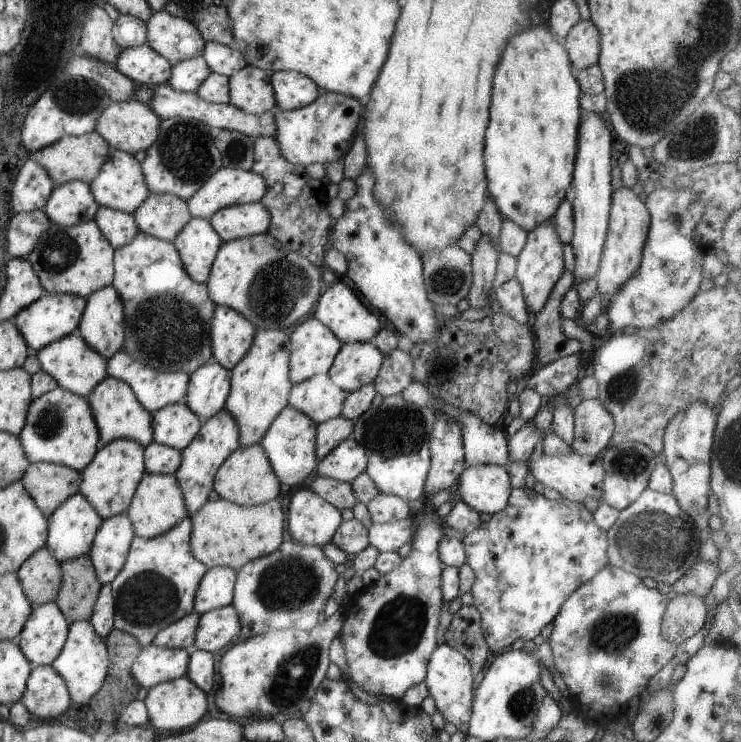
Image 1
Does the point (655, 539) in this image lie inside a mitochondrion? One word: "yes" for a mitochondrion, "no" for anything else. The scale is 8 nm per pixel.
yes

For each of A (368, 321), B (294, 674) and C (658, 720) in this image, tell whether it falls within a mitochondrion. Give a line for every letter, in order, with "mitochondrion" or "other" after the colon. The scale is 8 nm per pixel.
A: other
B: mitochondrion
C: mitochondrion

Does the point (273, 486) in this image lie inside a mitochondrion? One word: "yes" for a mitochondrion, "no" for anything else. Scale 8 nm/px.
no

